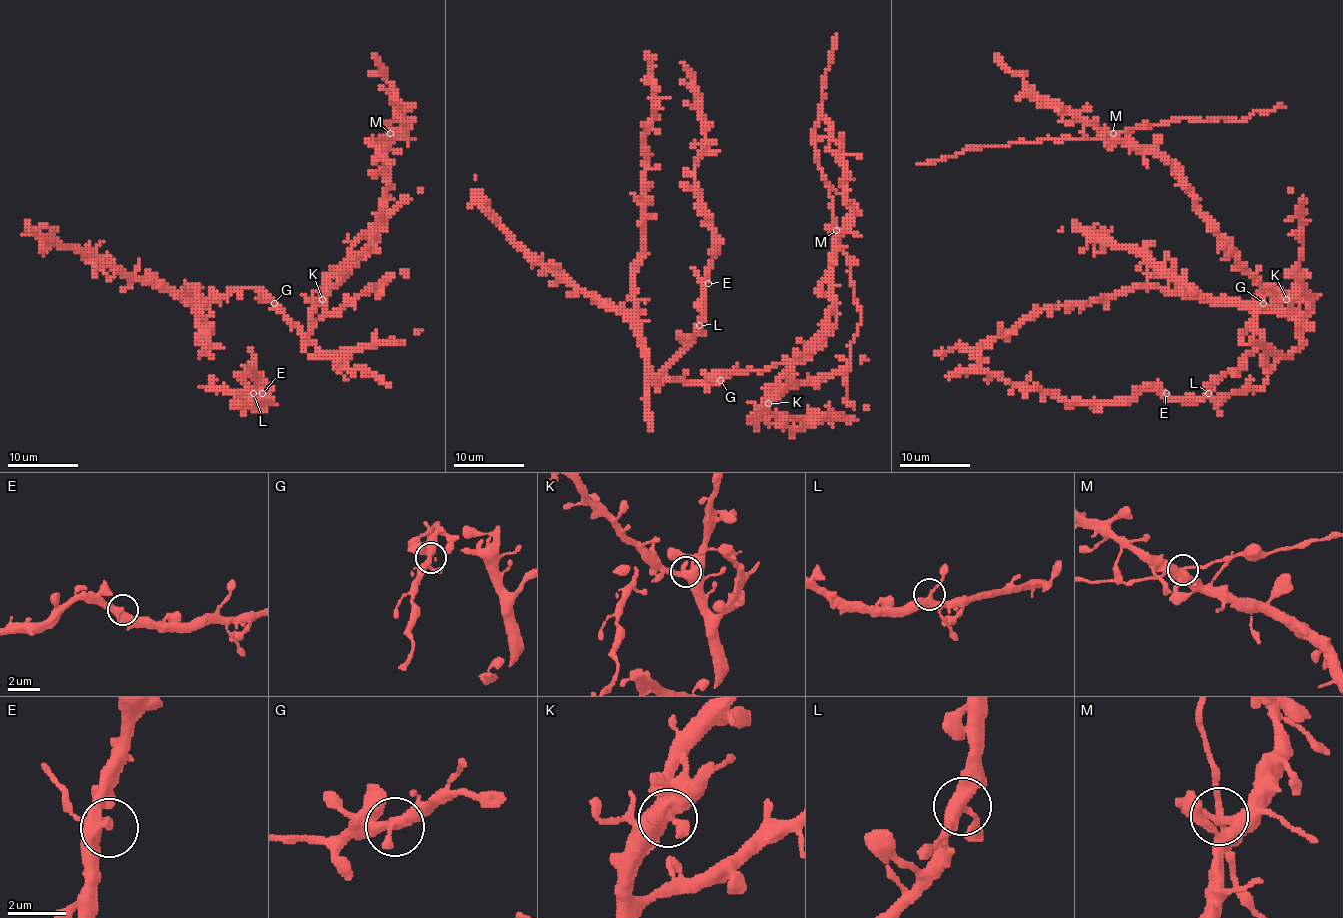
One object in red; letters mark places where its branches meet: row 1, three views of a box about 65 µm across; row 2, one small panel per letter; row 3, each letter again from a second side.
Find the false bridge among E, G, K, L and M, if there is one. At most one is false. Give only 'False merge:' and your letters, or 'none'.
False merge: none

